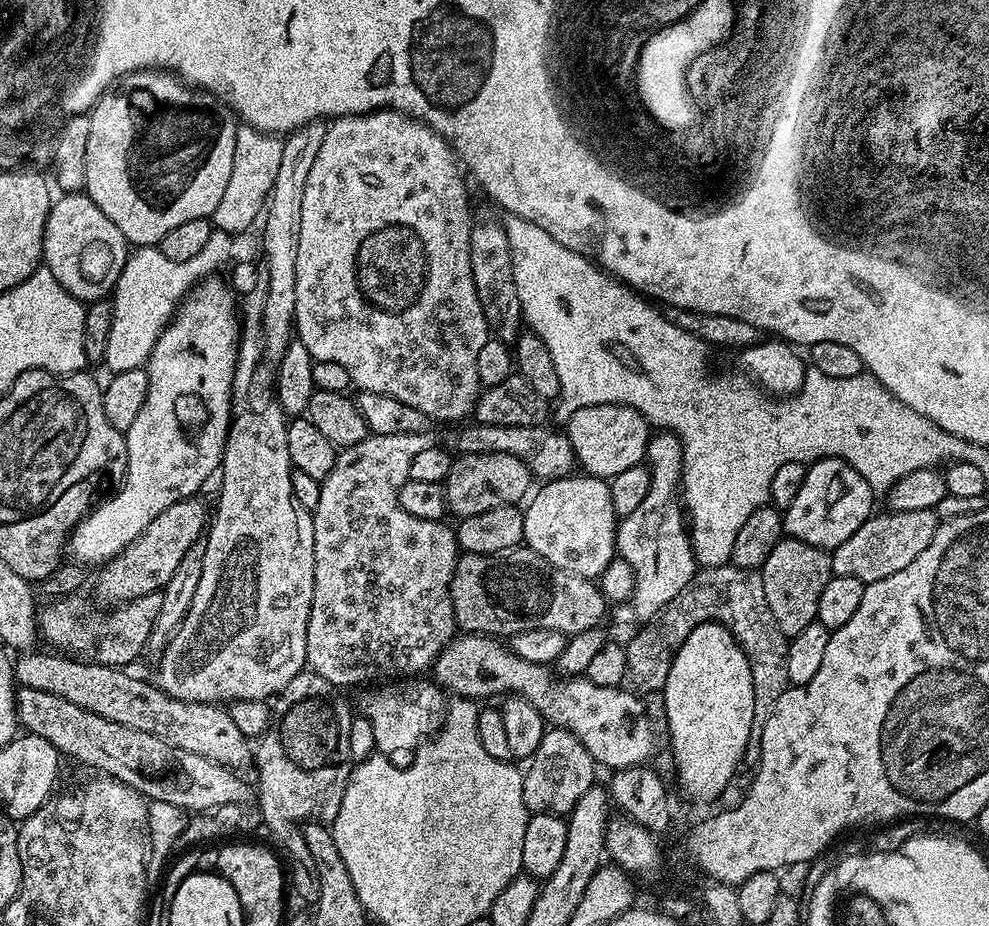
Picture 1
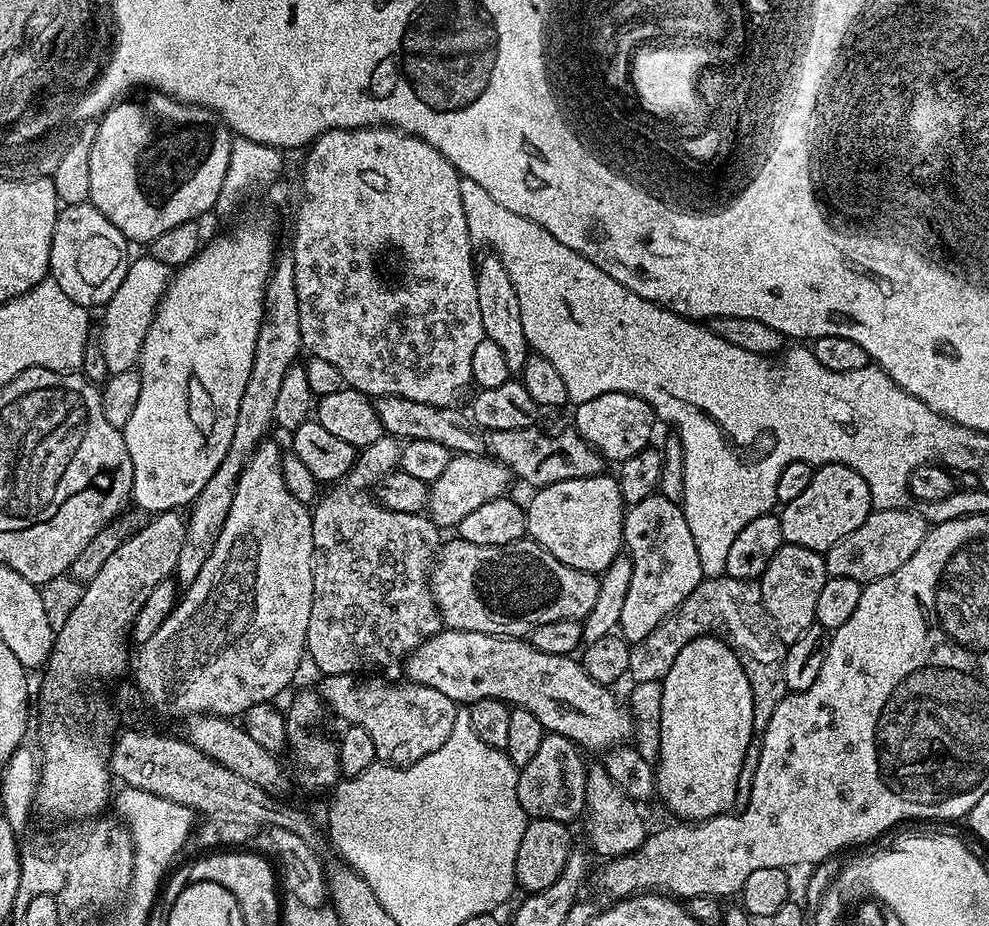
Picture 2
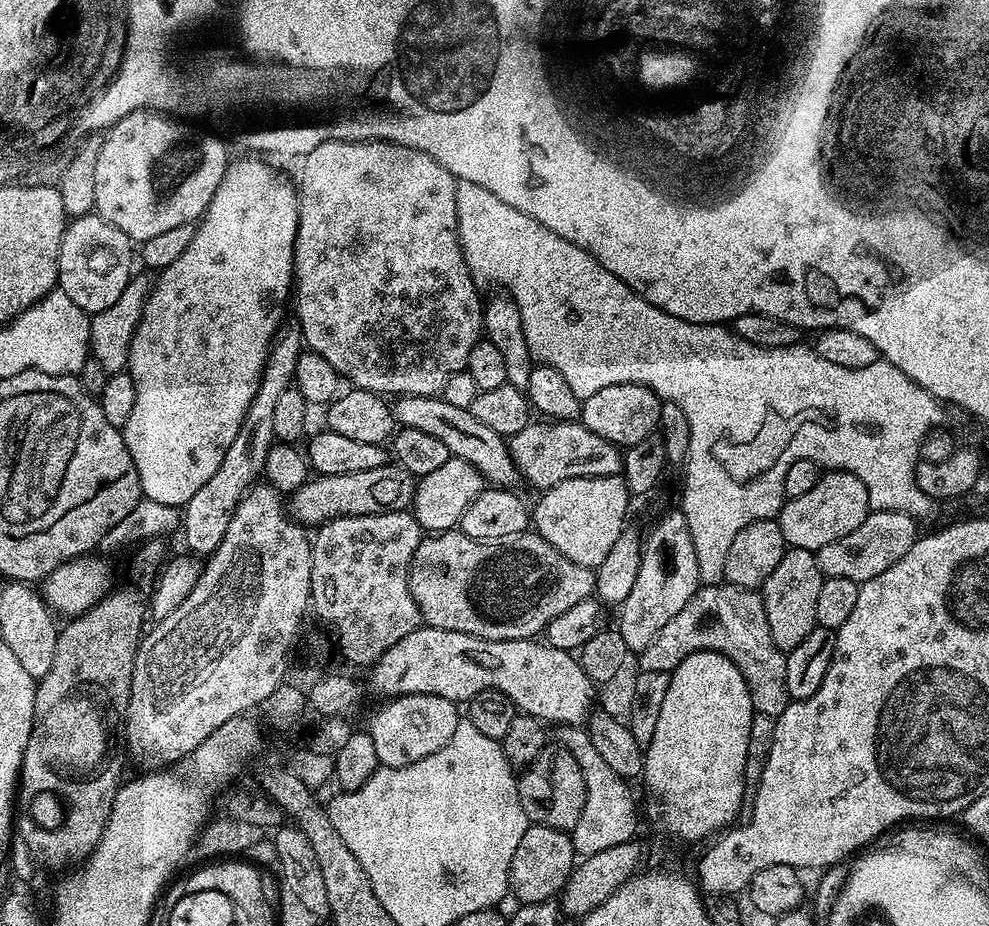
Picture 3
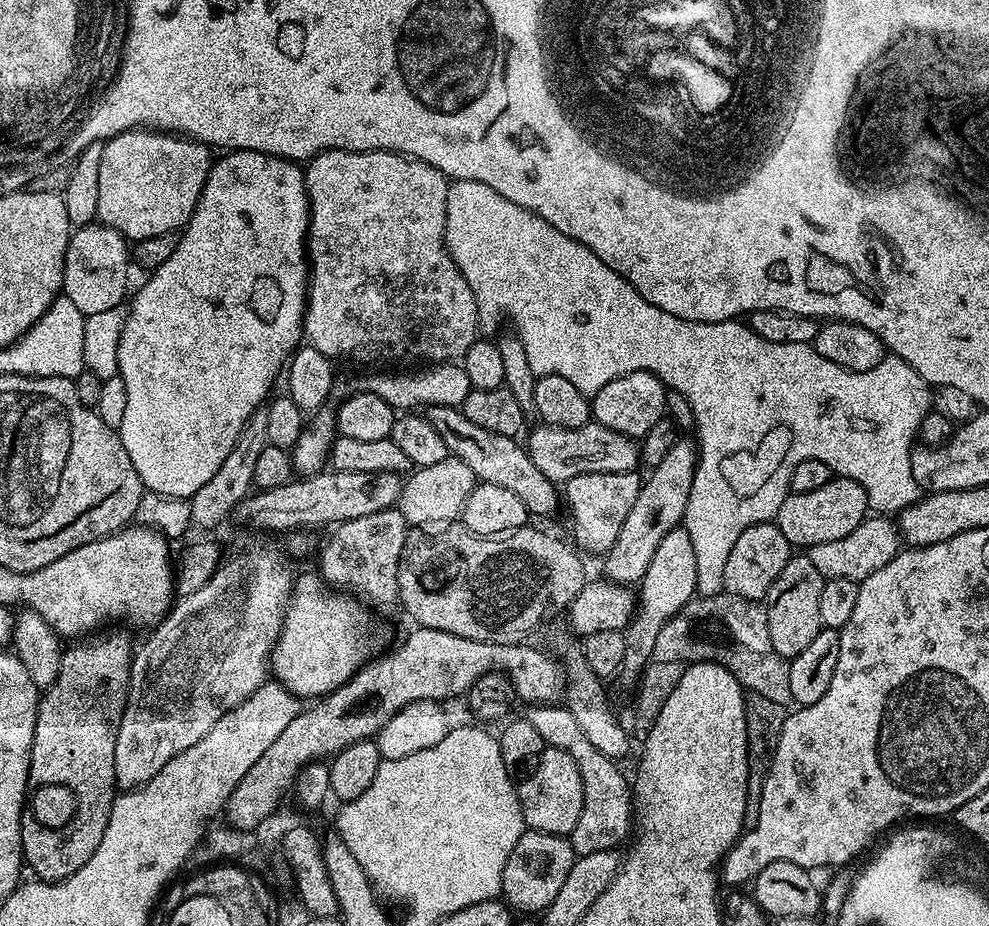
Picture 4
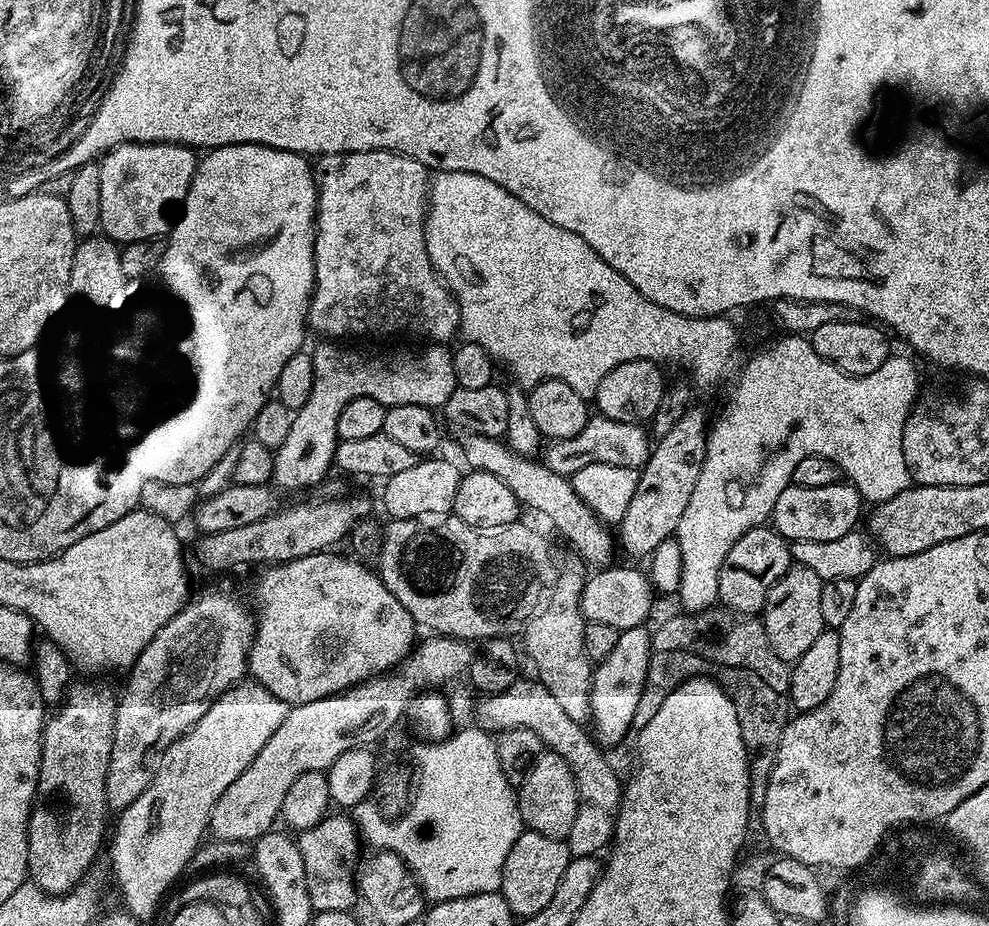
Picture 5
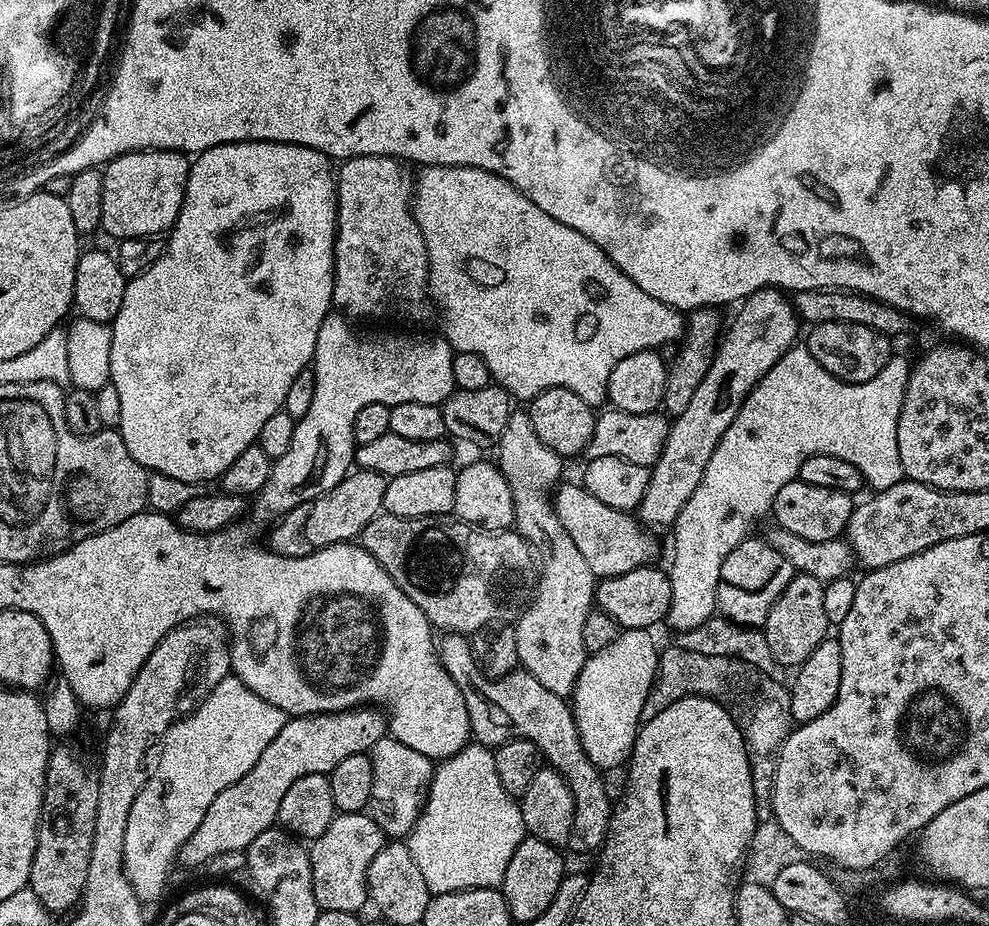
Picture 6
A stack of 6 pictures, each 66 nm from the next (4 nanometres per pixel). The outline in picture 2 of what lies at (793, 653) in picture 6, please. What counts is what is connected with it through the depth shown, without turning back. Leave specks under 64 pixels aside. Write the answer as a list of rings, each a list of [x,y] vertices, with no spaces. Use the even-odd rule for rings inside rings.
[[[785,543],[774,554],[774,558],[770,558],[770,566],[766,566],[758,583],[766,614],[772,620],[772,629],[786,646],[802,638],[802,634],[806,634],[806,630],[816,624],[818,598],[828,577],[823,555],[814,550],[806,550],[806,546]]]

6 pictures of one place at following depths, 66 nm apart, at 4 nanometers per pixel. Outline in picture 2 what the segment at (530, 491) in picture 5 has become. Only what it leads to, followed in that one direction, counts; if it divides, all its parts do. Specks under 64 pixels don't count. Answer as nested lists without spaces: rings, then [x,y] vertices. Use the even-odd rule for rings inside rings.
[[[378,396],[375,397],[374,403],[378,410],[378,422],[382,422],[385,433],[397,441],[426,438],[426,442],[442,442],[442,446],[446,446],[453,454],[465,456],[474,456],[481,451],[482,429],[460,406],[430,406],[426,402],[414,402],[414,398],[401,396]]]

